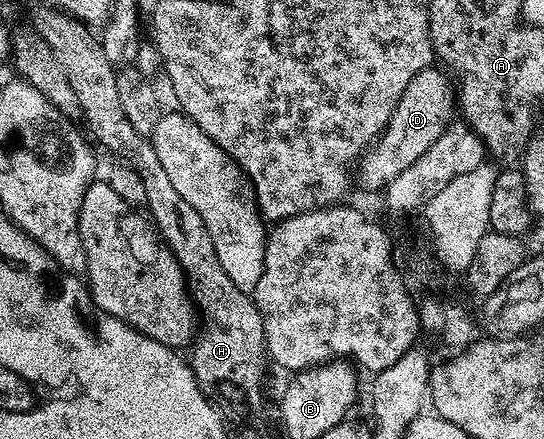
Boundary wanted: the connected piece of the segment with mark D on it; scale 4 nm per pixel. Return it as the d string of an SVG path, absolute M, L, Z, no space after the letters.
M432 65L415 75L397 100L392 117L379 135L376 147L360 160L362 185L369 191L384 190L396 175L411 167L439 139L439 135L448 128L454 109L455 93L450 78L442 68Z

